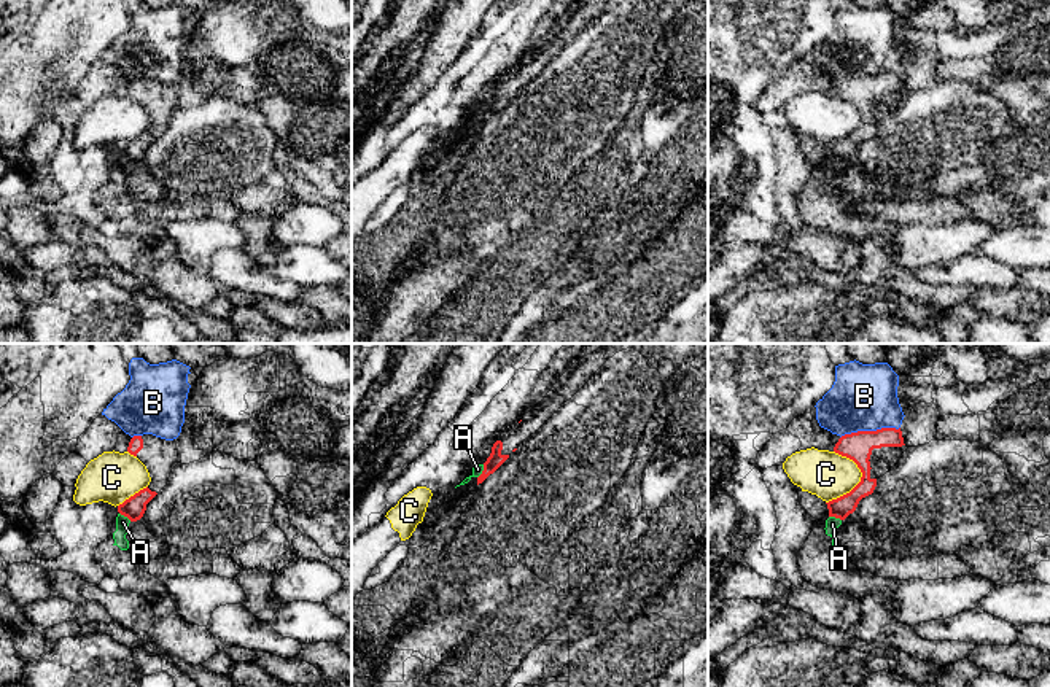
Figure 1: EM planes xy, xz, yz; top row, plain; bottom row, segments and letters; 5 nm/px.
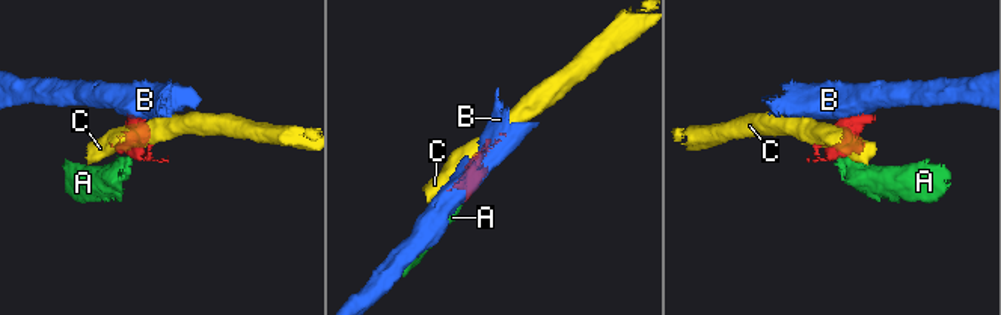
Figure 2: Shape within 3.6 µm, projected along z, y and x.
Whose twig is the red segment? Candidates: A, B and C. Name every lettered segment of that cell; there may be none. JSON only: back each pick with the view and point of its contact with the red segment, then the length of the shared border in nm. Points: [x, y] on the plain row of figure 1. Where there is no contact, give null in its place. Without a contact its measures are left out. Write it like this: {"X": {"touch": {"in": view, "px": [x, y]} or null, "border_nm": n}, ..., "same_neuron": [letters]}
{"same_neuron": []}

